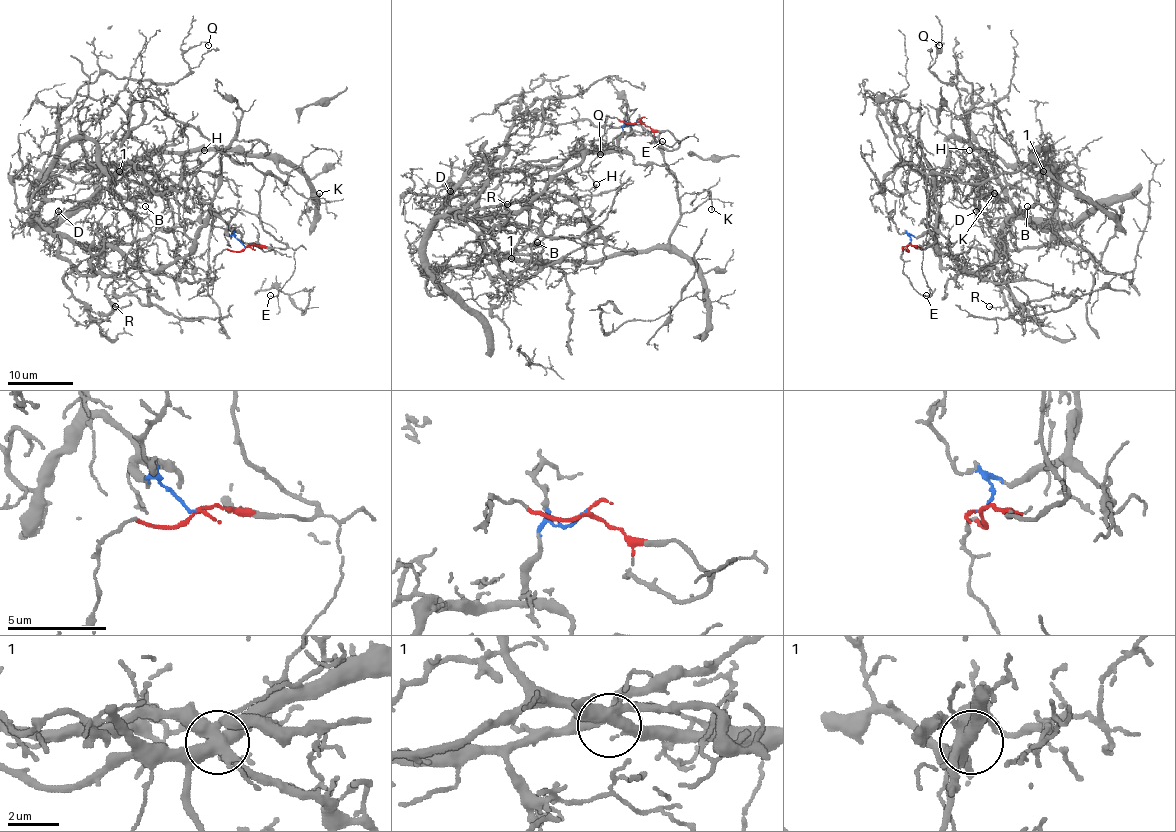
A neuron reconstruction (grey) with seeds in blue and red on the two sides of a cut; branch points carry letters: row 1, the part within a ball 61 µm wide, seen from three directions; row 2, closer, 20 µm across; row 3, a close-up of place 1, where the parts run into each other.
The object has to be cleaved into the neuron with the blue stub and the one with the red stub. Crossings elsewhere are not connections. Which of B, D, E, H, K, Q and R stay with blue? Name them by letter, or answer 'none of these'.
D, Q

